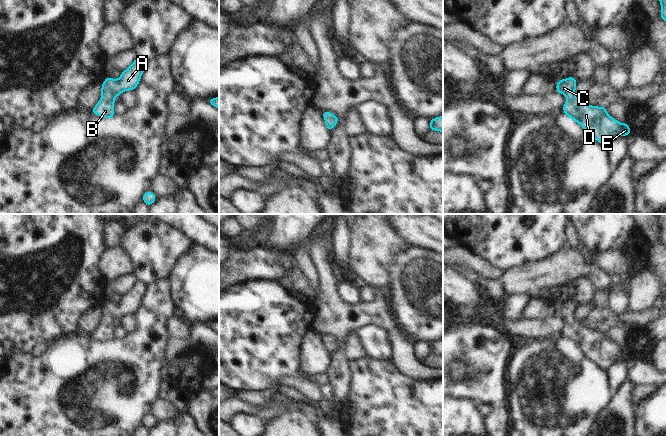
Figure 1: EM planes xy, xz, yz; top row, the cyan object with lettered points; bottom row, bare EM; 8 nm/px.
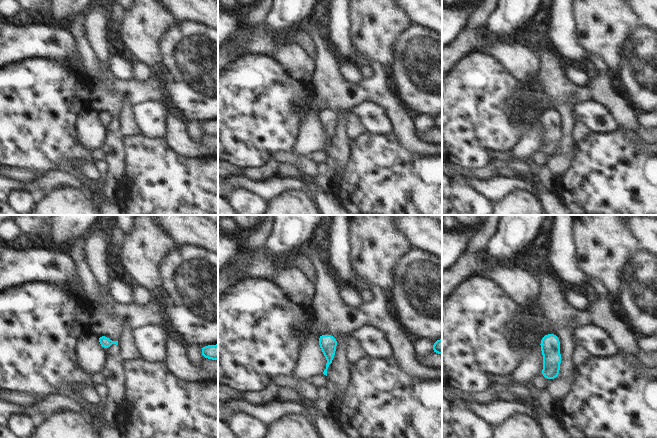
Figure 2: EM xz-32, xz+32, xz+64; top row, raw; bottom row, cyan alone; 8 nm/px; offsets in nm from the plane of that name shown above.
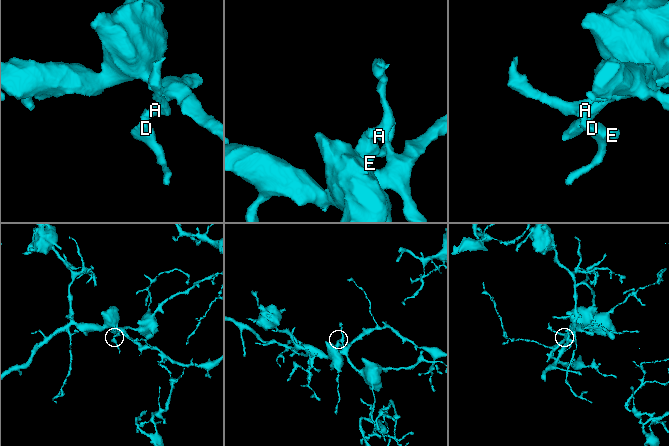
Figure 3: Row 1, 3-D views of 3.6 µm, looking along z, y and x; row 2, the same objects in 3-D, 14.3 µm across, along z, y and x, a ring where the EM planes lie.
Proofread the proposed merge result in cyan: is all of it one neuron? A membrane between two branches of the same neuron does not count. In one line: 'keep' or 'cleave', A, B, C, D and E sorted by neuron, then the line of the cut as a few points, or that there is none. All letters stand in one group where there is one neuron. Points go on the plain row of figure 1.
keep; groups A B C D E; cut none

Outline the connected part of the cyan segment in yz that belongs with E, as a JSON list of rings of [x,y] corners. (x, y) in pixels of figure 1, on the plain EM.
[[[573,300],[558,304],[556,307],[556,316],[567,321],[562,330],[563,338],[579,347],[588,359],[606,372],[617,361],[632,357],[628,347],[620,347],[611,341],[606,331],[595,331],[577,323],[576,308],[577,304]]]

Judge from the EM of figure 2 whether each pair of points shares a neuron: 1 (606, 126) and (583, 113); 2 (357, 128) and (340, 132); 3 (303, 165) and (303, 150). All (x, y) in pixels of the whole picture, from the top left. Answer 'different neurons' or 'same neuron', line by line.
1: same neuron
2: different neurons
3: different neurons

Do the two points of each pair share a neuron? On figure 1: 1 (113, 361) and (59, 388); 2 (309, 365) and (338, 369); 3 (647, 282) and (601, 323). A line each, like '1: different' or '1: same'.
1: same
2: different
3: different

